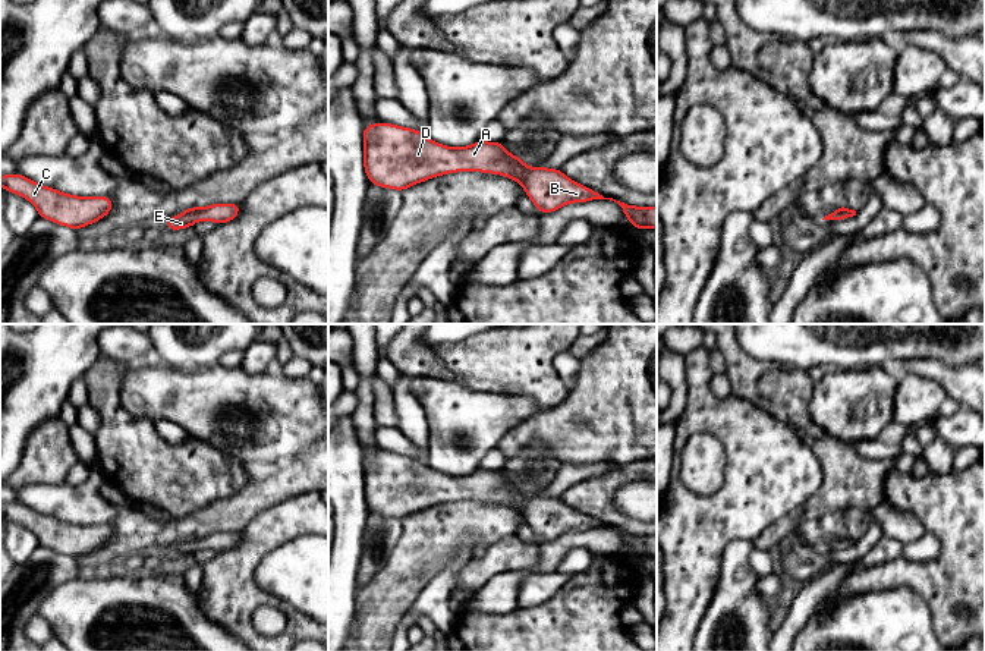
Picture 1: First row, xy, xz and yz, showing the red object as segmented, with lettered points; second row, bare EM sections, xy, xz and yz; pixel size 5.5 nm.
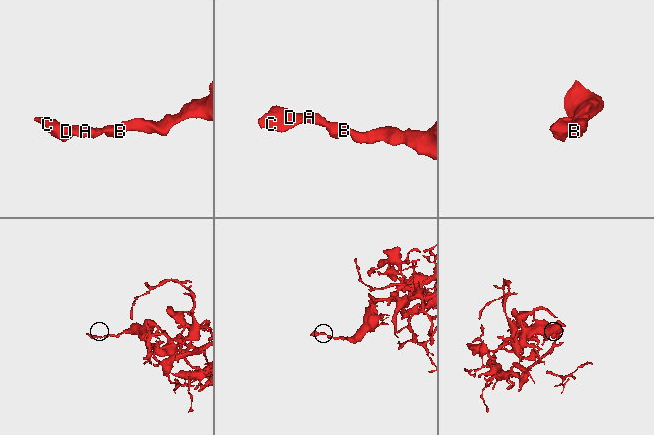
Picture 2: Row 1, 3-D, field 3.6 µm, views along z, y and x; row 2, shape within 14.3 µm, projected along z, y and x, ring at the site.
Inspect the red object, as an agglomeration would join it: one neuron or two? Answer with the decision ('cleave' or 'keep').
keep

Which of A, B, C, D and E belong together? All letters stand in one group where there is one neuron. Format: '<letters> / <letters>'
A B C D E

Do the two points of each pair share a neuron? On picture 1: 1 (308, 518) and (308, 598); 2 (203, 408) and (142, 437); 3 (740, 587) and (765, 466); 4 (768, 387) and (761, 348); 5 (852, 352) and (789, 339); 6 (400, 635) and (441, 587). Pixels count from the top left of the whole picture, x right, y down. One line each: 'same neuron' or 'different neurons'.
1: different neurons
2: different neurons
3: different neurons
4: different neurons
5: same neuron
6: same neuron

